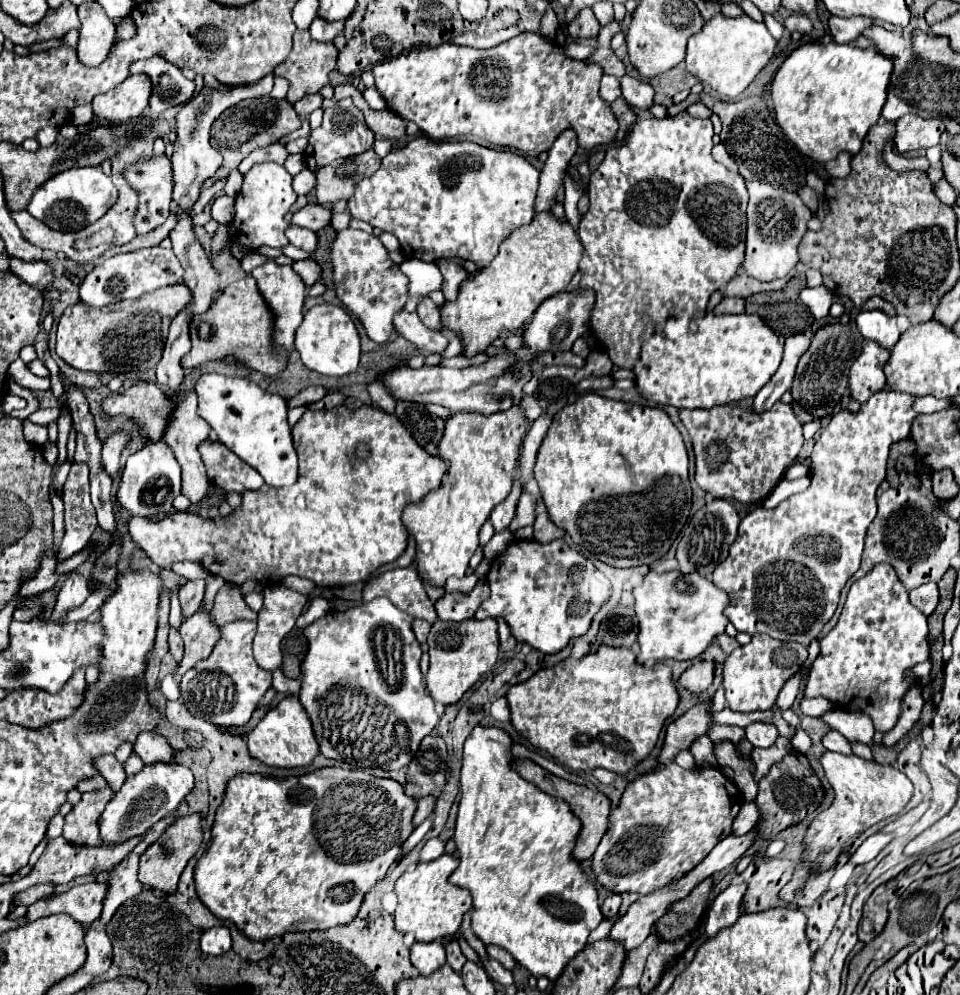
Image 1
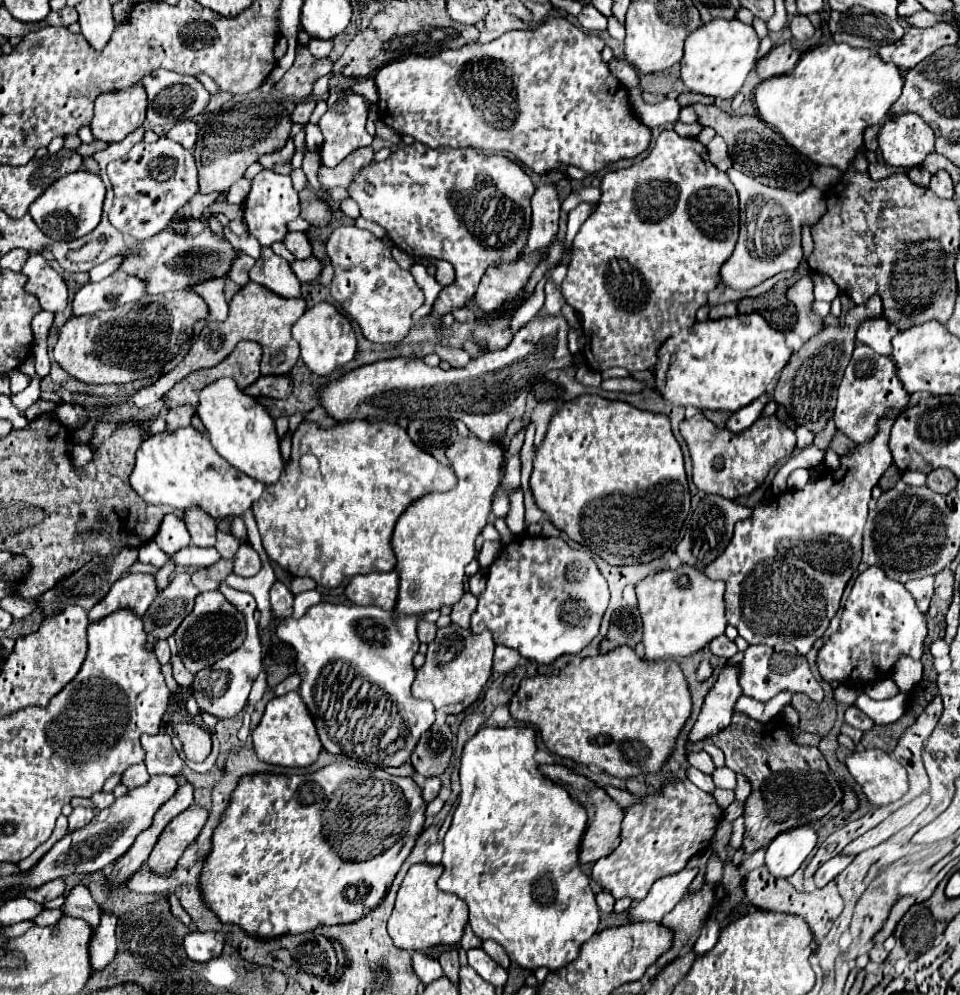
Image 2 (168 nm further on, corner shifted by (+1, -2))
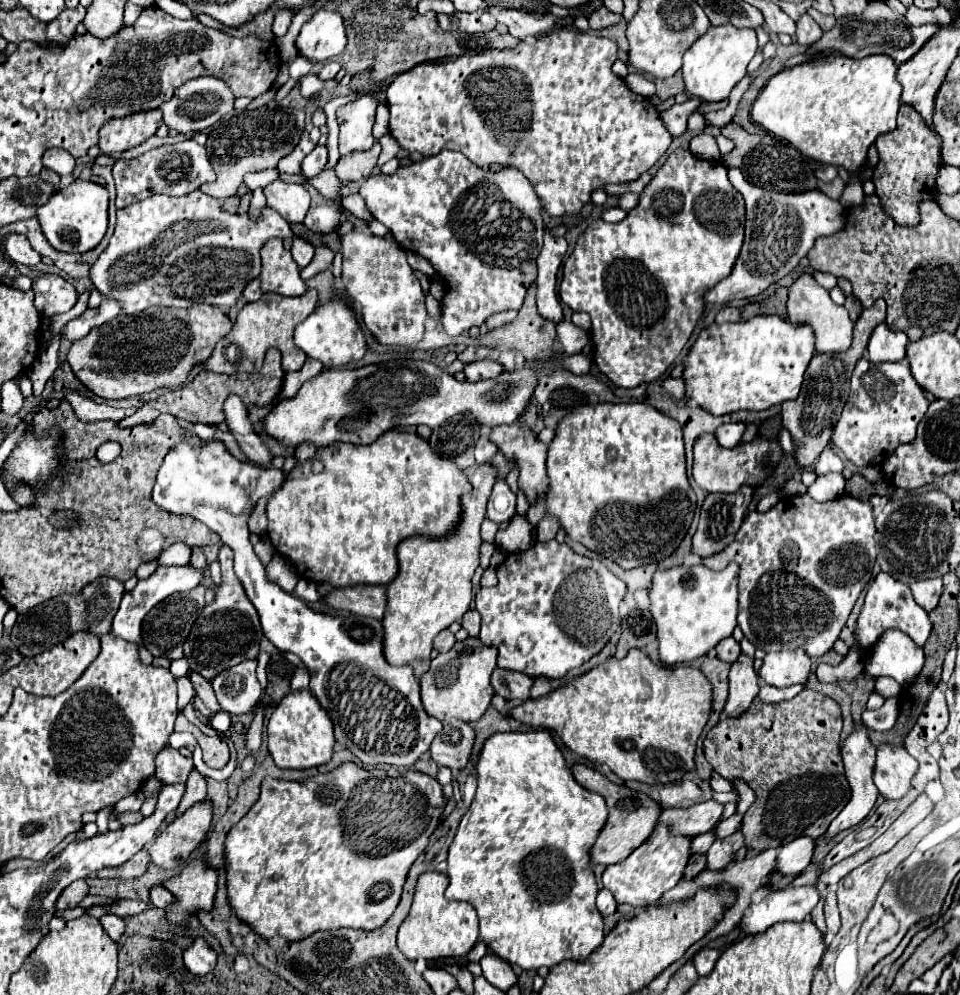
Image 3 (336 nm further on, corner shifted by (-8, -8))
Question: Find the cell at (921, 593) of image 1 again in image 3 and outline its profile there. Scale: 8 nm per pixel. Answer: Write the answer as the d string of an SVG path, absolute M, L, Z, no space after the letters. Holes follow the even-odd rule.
M939 577L931 579L931 581L915 581L915 585L911 585L911 591L913 591L913 597L915 601L925 609L925 611L931 611L937 607L939 603L939 597L943 593L943 583Z

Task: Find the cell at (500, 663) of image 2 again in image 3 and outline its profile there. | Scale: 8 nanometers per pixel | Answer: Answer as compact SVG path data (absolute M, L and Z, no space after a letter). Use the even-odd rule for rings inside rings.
M495 669L493 677L491 677L491 685L493 689L503 695L505 699L511 701L527 701L529 699L529 689L533 685L533 679L529 675L523 673L515 673L509 669Z

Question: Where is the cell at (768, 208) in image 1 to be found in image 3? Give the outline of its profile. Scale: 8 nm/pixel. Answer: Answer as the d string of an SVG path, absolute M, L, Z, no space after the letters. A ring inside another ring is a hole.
M729 169L729 181L745 199L745 243L731 275L715 285L711 291L707 291L705 301L709 305L721 305L733 299L745 299L763 293L769 285L777 283L799 265L799 261L815 245L817 237L837 233L845 221L845 207L839 201L821 193L819 189L807 193L767 191L751 185L743 177L741 169Z

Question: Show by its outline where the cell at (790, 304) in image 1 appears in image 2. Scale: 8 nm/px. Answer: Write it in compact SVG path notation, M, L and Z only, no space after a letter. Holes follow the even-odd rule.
M780 281L770 289L770 293L764 293L764 295L754 297L754 299L744 297L738 303L738 313L760 313L762 317L768 319L768 323L774 329L790 331L790 327L796 321L796 309L786 299L786 289L790 285L792 285L790 281Z

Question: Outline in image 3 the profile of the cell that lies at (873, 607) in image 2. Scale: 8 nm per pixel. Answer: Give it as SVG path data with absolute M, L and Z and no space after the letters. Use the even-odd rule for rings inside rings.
M877 573L875 579L873 579L873 583L867 589L865 603L863 603L861 613L859 613L857 627L853 631L853 639L851 639L849 647L857 647L865 655L869 655L869 651L877 645L879 637L887 629L899 629L905 635L913 637L913 641L923 647L927 643L929 635L931 635L931 621L929 621L927 611L915 603L915 599L911 595L911 589L907 585L903 585L901 581L895 581L887 573Z

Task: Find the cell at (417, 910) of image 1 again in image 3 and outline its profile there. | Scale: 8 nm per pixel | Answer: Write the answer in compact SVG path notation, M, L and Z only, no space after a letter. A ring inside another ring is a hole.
M423 873L417 881L415 887L415 897L409 915L399 927L397 933L397 943L401 953L407 959L439 959L439 957L465 957L477 937L479 937L479 927L477 927L477 913L471 903L463 901L449 901L445 899L445 889L449 885L449 877L445 873Z

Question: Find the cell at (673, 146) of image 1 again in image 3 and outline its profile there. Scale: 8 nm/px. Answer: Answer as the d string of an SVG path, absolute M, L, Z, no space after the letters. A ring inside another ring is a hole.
M675 149L667 157L663 167L655 173L655 177L645 185L643 193L639 195L639 205L635 209L631 209L623 221L619 221L619 223L595 221L579 235L573 253L569 255L569 259L563 267L563 281L561 281L559 295L561 295L561 301L567 303L573 311L585 311L591 315L591 323L593 323L591 343L595 349L593 359L595 359L597 367L601 369L601 373L605 373L619 387L637 387L643 381L647 381L647 383L655 381L657 377L661 377L667 371L667 367L679 357L679 353L685 347L685 343L689 341L697 321L705 313L705 293L731 273L731 269L739 257L741 245L743 245L743 227L745 227L745 203L743 203L741 193L735 191L735 187L729 183L727 167L721 165L719 161L699 159L687 149Z

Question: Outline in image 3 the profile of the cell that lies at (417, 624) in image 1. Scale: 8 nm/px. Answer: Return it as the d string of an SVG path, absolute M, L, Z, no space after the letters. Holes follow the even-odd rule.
M445 629L445 631L441 631L441 633L435 637L433 647L435 647L439 653L445 653L445 651L449 651L449 649L451 649L451 645L453 645L453 643L455 643L453 633L449 633L449 631Z

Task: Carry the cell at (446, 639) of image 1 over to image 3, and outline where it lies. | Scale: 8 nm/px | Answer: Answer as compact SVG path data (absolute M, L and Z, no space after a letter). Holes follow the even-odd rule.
M467 637L457 641L447 653L439 653L431 661L431 669L421 677L421 701L425 711L439 719L461 719L477 721L485 715L491 697L491 673L497 667L497 649L479 641L479 637Z

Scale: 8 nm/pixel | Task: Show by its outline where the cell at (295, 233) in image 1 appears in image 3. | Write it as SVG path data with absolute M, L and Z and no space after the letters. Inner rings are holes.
M295 237L293 247L291 247L291 255L293 255L295 263L303 269L303 267L307 267L311 263L311 259L315 255L315 247L309 241L305 241L301 237Z

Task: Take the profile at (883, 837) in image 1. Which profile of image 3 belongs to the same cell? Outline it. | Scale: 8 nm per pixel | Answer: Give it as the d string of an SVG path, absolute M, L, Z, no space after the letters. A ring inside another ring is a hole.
M813 885L773 891L763 901L749 905L749 911L741 919L741 927L745 933L753 935L781 921L803 921L819 899L819 889Z

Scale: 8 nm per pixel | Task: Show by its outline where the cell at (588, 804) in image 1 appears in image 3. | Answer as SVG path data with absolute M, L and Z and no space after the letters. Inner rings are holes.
M573 765L571 773L575 777L575 781L585 787L591 793L599 793L609 809L609 817L607 823L603 827L603 831L599 833L593 849L591 849L591 863L593 865L613 865L623 861L625 857L629 857L631 851L635 851L653 831L657 817L659 817L659 803L655 803L651 797L639 793L639 791L631 791L627 787L619 787L615 783L611 783L607 777L603 777L601 773L585 767L585 765Z

